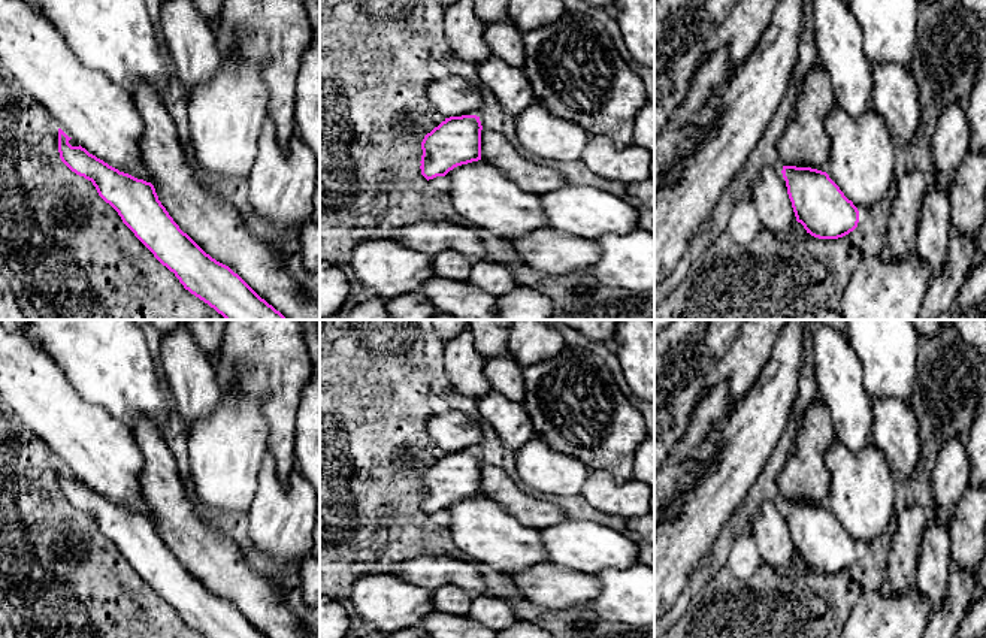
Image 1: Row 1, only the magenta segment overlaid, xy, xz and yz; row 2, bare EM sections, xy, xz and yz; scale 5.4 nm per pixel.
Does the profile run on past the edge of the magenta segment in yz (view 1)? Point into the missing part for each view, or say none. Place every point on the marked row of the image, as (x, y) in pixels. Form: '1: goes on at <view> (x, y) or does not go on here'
1: does not go on here

